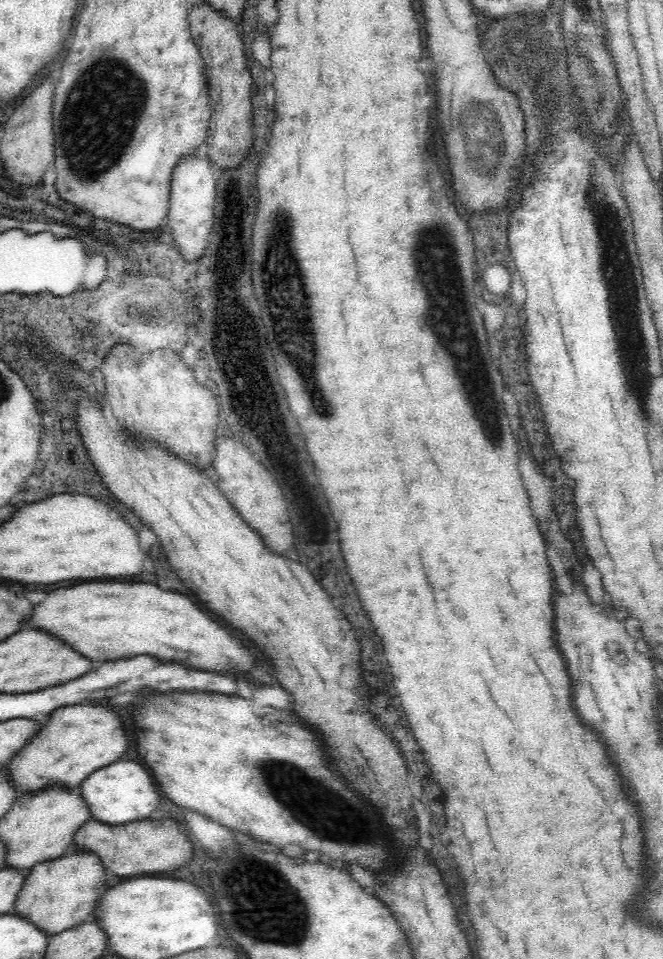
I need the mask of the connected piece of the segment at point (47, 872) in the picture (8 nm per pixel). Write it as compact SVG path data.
M75 848L70 856L60 855L37 862L26 874L24 886L16 900L16 912L32 919L48 936L86 922L107 890L104 863L100 856L86 849Z

